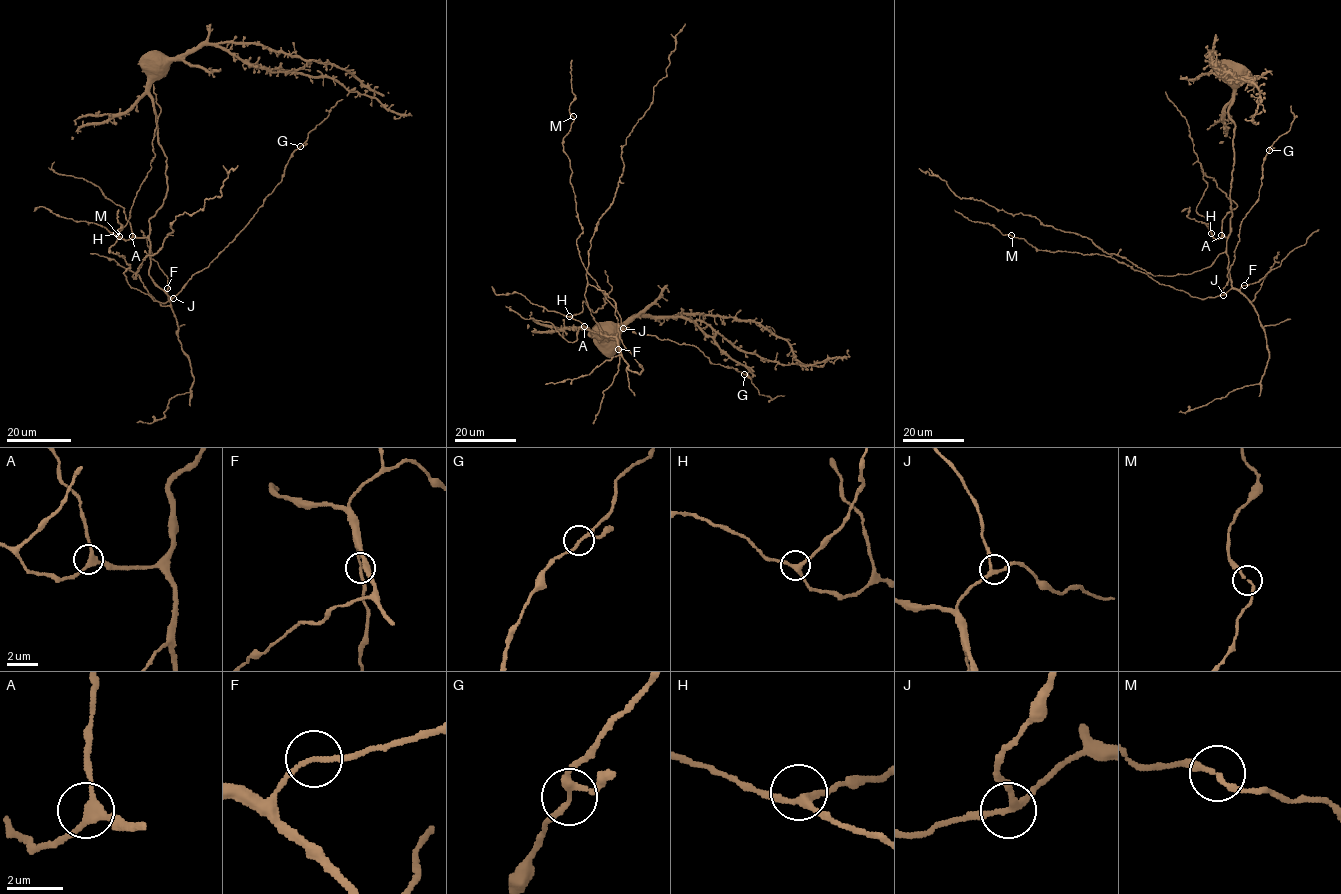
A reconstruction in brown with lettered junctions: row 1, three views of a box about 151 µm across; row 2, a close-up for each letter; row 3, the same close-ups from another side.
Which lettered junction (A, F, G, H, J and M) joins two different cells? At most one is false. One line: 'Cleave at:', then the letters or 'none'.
Cleave at: none

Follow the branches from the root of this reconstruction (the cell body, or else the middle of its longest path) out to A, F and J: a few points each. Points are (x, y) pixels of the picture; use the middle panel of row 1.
A: (597, 338), (594, 338), (603, 334), (607, 339), (617, 338), (618, 335), (604, 337), (584, 326)
F: (597, 338), (603, 334), (607, 339), (617, 338), (617, 335), (604, 337), (600, 333), (613, 336), (618, 349)
J: (597, 338), (603, 334), (607, 339), (617, 338), (617, 335), (604, 337), (600, 333), (615, 337), (623, 328)

